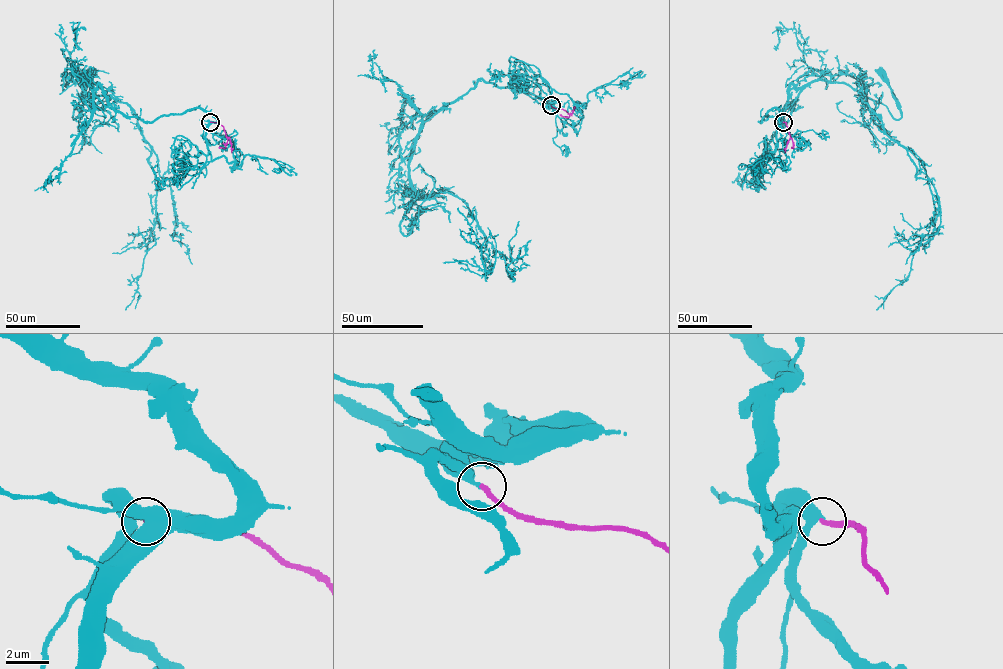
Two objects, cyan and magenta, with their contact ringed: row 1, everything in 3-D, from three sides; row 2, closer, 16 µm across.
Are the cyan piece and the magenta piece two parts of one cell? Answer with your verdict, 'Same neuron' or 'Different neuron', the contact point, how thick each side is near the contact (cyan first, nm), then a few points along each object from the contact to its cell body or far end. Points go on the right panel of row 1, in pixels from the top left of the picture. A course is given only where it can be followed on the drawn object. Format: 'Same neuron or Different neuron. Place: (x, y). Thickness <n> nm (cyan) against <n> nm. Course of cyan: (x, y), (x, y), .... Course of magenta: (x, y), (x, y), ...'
Different neuron. Place: (783, 122). Thickness 400 nm (cyan) against 240 nm. Course of cyan: (783, 122), (775, 108), (759, 122), (814, 81), (848, 84), (925, 169), (934, 231), (876, 310). Course of magenta: (783, 122), (794, 143), (791, 147)

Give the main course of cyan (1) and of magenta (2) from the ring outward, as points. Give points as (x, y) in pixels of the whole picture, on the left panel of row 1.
1: (210, 122), (198, 108), (151, 122), (126, 116), (81, 82), (125, 102), (151, 147), (156, 222), (125, 310)
2: (210, 122), (222, 125), (227, 138), (225, 147), (218, 147)

